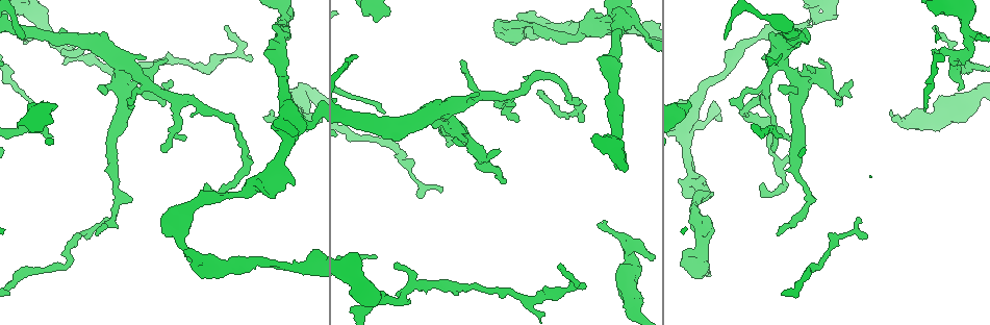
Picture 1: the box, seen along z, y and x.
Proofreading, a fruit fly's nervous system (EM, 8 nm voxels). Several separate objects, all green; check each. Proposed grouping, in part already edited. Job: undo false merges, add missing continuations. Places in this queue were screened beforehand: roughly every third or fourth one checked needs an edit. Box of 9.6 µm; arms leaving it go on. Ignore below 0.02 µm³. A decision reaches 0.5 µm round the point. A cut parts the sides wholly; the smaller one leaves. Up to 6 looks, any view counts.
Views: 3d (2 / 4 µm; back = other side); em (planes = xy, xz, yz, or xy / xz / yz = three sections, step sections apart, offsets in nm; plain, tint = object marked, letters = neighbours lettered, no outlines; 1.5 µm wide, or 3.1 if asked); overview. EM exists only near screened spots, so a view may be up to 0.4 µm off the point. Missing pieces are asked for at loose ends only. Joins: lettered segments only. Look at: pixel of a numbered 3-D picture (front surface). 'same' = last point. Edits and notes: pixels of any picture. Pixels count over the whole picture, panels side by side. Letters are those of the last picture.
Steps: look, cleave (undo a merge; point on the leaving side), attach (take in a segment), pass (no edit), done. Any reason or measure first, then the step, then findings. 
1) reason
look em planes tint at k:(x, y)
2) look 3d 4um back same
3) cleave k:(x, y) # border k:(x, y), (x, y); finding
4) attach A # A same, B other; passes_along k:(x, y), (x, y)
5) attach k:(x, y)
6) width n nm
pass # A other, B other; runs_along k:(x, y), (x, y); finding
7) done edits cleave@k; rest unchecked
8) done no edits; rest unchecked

an open end
look em planes letters at 1:(560, 265)

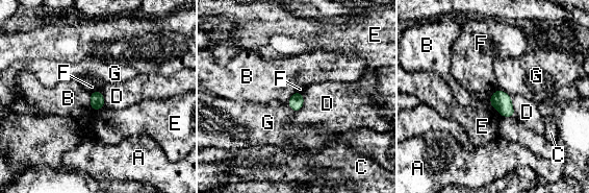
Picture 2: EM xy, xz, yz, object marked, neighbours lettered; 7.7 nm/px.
width 110 nm
pass # A other, B other, C other, D other, E other, F other, G other; border 2:(90, 92), (91, 109); no lettered segment goes on from it

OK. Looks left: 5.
branch stops here
look 3d 2um at 1:(438, 189)

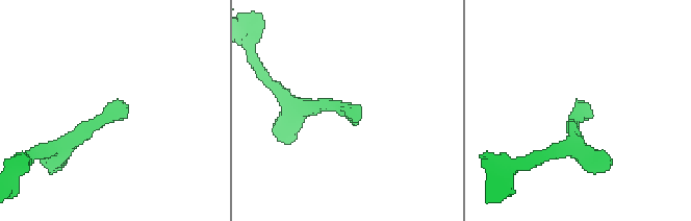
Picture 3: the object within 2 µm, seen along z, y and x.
need the tissue
look em xy step 8 letters at 3:(588, 119)

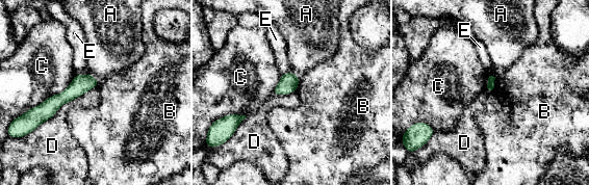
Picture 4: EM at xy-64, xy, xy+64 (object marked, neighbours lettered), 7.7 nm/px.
look em planes letters same

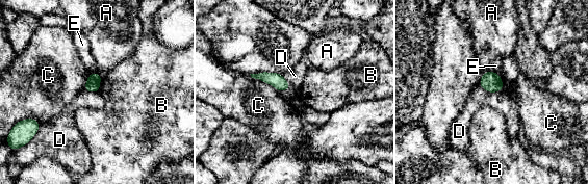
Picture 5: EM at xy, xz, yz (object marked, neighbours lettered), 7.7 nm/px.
longest_contact C 280 nm
pass # A other, B other, C other, D other, E other; border 5:(281, 74), (289, 84), (288, 90); no lettered segment goes on from it

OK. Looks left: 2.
branch stops here
look em xy step 4 letters at 1:(396, 267)

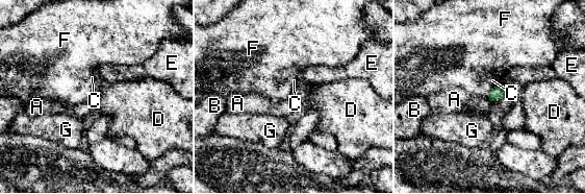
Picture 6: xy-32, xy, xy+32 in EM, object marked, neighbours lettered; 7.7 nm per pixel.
look em planes letters same

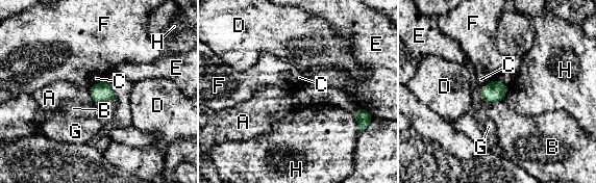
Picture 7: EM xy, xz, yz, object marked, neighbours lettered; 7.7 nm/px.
longest_contact C 160 nm
pass # A other, B other, C other, D other, E other, F other, G other, H other; border 7:(89, 92), (94, 103); none of them fits

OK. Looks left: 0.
done no edits; rest unchecked

